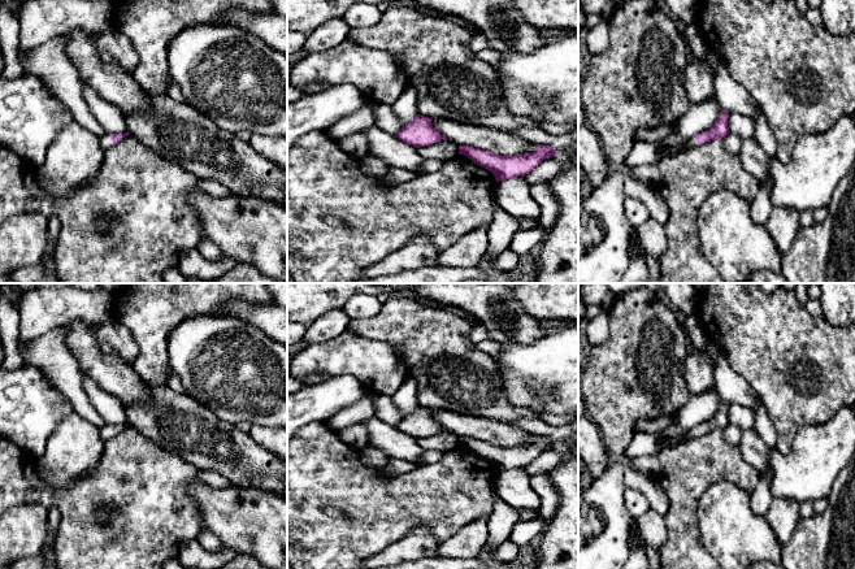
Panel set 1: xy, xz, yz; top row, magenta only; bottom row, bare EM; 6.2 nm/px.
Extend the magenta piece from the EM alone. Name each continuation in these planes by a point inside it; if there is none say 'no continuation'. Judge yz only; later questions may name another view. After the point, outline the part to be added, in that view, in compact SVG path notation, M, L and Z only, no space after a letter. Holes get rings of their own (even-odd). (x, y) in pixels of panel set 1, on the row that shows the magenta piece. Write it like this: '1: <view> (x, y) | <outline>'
1: yz (690, 143) | M695 135L693 138L690 138L683 145L681 145L680 148L674 149L674 151L669 151L665 155L667 157L674 156L685 149L690 149L690 148L695 148L696 147L696 142L695 142Z

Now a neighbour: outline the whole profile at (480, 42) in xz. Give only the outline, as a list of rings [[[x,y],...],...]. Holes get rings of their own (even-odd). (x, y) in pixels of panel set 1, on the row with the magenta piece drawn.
[[[474,32],[472,38],[472,51],[479,52],[487,48],[489,48],[489,39],[481,32]]]

